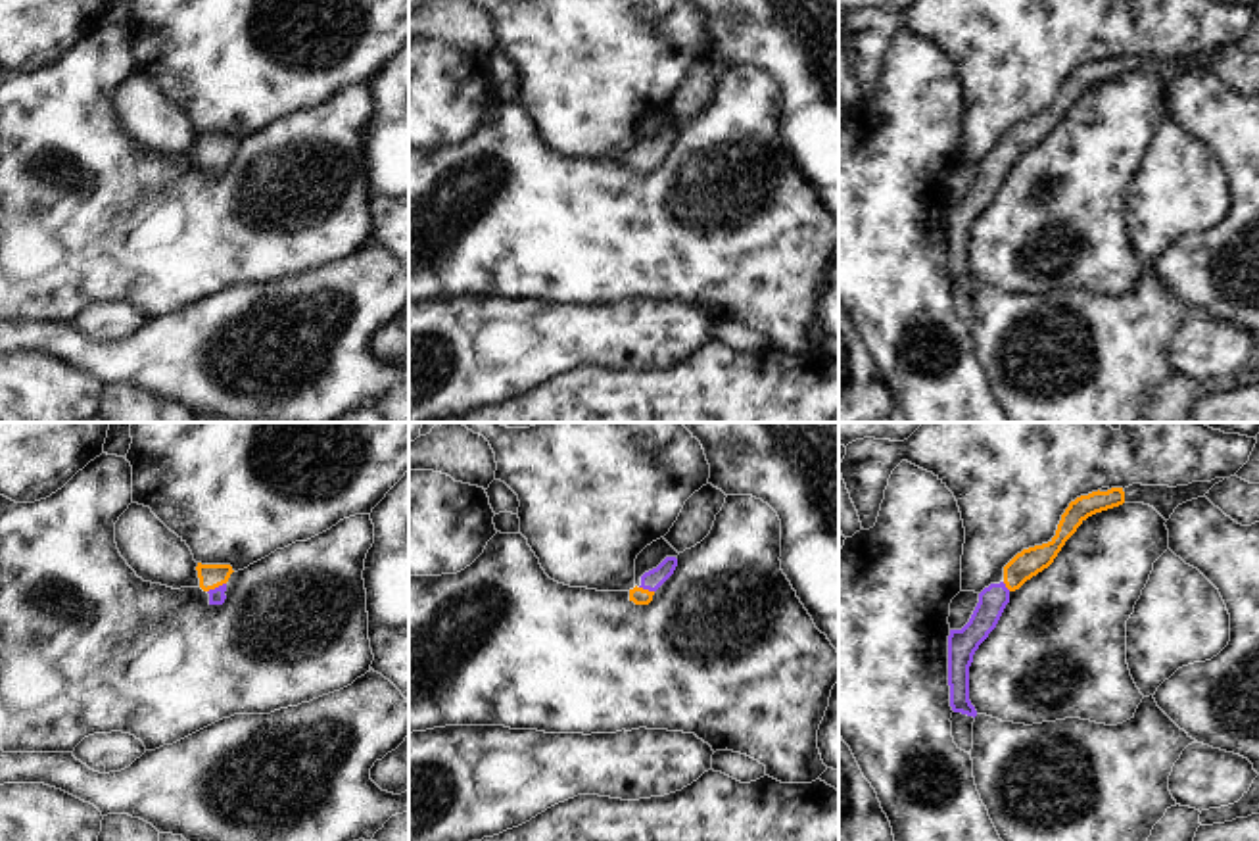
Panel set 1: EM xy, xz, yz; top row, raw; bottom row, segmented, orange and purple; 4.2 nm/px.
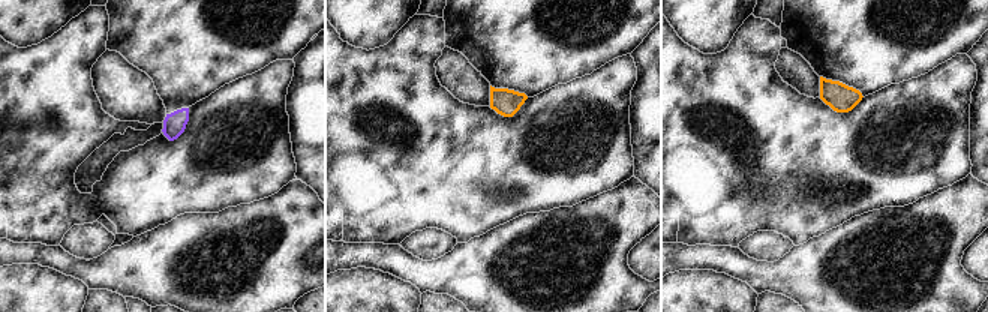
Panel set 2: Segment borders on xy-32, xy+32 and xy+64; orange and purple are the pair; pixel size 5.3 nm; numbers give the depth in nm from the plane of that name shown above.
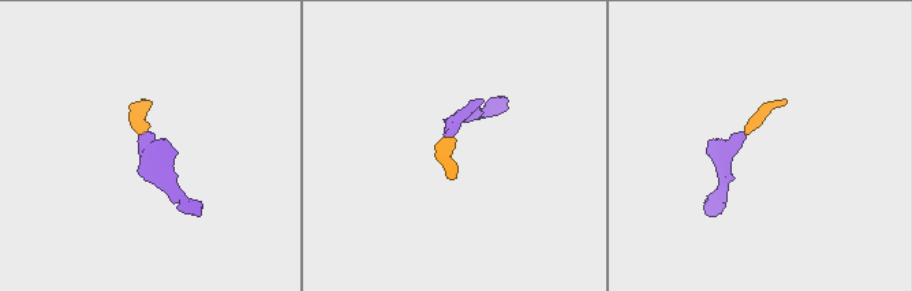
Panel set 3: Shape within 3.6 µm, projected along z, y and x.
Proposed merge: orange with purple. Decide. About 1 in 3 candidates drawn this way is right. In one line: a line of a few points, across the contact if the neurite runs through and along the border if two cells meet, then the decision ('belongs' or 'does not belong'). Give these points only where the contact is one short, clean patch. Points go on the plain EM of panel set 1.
xy (212, 146), (215, 156), (217, 166) | belongs

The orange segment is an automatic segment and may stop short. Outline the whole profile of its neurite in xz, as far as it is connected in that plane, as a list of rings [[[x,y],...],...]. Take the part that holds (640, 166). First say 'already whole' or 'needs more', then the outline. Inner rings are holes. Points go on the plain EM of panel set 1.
needs more; [[[666,127],[656,138],[645,142],[641,146],[641,156],[630,159],[630,171],[633,171],[635,175],[649,175],[654,161],[674,144],[676,136],[677,129]]]

